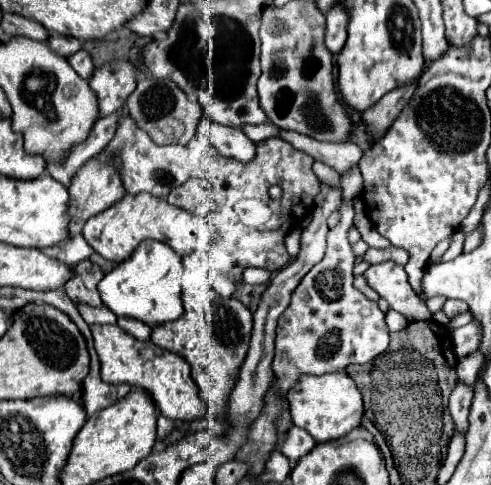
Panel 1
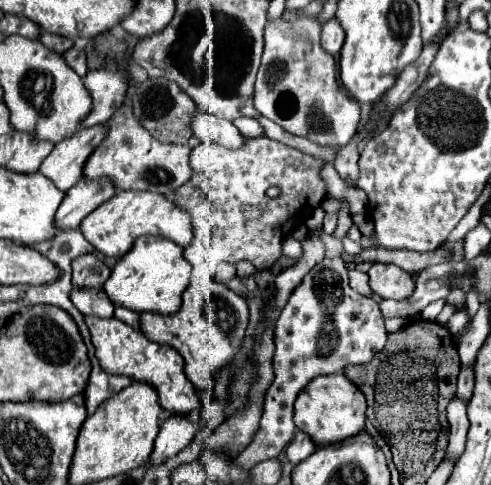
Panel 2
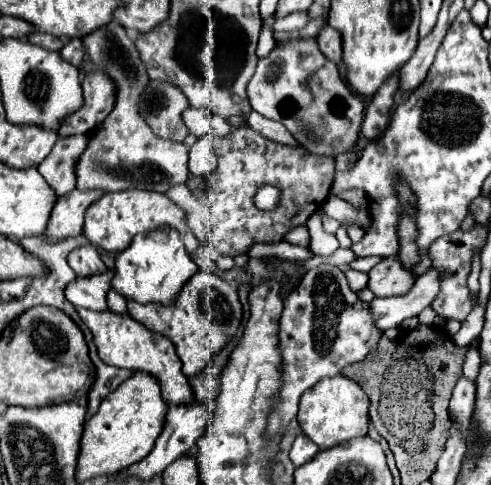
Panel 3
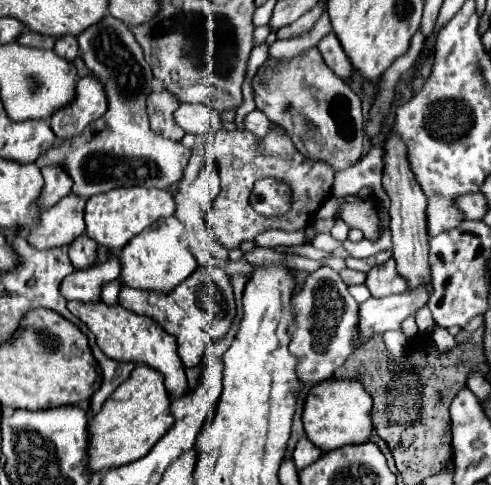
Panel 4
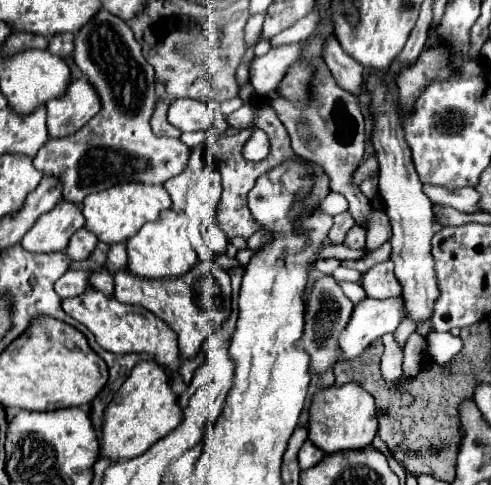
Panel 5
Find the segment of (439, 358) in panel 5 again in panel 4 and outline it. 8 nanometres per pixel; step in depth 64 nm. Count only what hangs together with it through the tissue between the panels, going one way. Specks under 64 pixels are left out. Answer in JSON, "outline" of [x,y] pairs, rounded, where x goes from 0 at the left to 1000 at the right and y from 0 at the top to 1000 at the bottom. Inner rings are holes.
{"outline":[[[884,676],[884,685],[880,685],[880,701],[884,701],[884,705],[892,709],[892,718],[900,718],[900,722],[929,713],[925,693],[912,689],[912,680],[904,680],[904,676]]]}

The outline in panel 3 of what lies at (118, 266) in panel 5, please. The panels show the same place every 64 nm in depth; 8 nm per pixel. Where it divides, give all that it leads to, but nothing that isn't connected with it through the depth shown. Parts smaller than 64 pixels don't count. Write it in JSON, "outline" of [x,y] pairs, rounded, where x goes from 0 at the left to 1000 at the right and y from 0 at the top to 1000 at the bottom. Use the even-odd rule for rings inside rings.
{"outline":[[[220,557],[220,565],[187,569],[187,573],[159,573],[138,586],[134,614],[155,635],[179,635],[179,639],[220,639],[216,606],[224,602],[224,573],[232,569],[232,557]]]}

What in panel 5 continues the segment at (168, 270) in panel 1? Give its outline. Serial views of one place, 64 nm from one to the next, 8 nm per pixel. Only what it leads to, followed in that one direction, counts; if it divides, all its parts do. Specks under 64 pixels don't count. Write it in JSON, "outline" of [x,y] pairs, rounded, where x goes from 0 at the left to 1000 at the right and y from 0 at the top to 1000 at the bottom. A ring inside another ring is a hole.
{"outline":[[[354,433],[326,437],[326,449],[318,458],[297,458],[289,466],[289,474],[257,499],[257,515],[261,515],[261,548],[257,553],[273,569],[285,569],[297,577],[367,573],[379,561],[387,561],[391,548],[403,540],[403,528],[387,507],[379,466],[383,466],[379,441],[363,441]]]}

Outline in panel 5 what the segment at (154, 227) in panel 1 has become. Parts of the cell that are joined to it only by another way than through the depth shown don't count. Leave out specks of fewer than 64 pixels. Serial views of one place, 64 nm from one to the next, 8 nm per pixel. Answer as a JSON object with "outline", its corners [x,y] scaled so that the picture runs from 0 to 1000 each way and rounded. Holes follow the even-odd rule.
{"outline":[[[285,375],[236,379],[212,396],[183,400],[167,416],[175,470],[212,503],[228,507],[269,491],[305,449],[318,449],[334,429],[350,429],[350,408],[334,384],[301,384]]]}

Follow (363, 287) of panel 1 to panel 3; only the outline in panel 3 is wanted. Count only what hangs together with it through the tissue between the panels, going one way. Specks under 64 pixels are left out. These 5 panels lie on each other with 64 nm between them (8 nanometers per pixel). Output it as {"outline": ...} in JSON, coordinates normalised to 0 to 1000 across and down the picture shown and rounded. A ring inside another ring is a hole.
{"outline":[[[713,555],[703,561],[709,586],[719,600],[733,600],[747,592],[749,565]]]}

